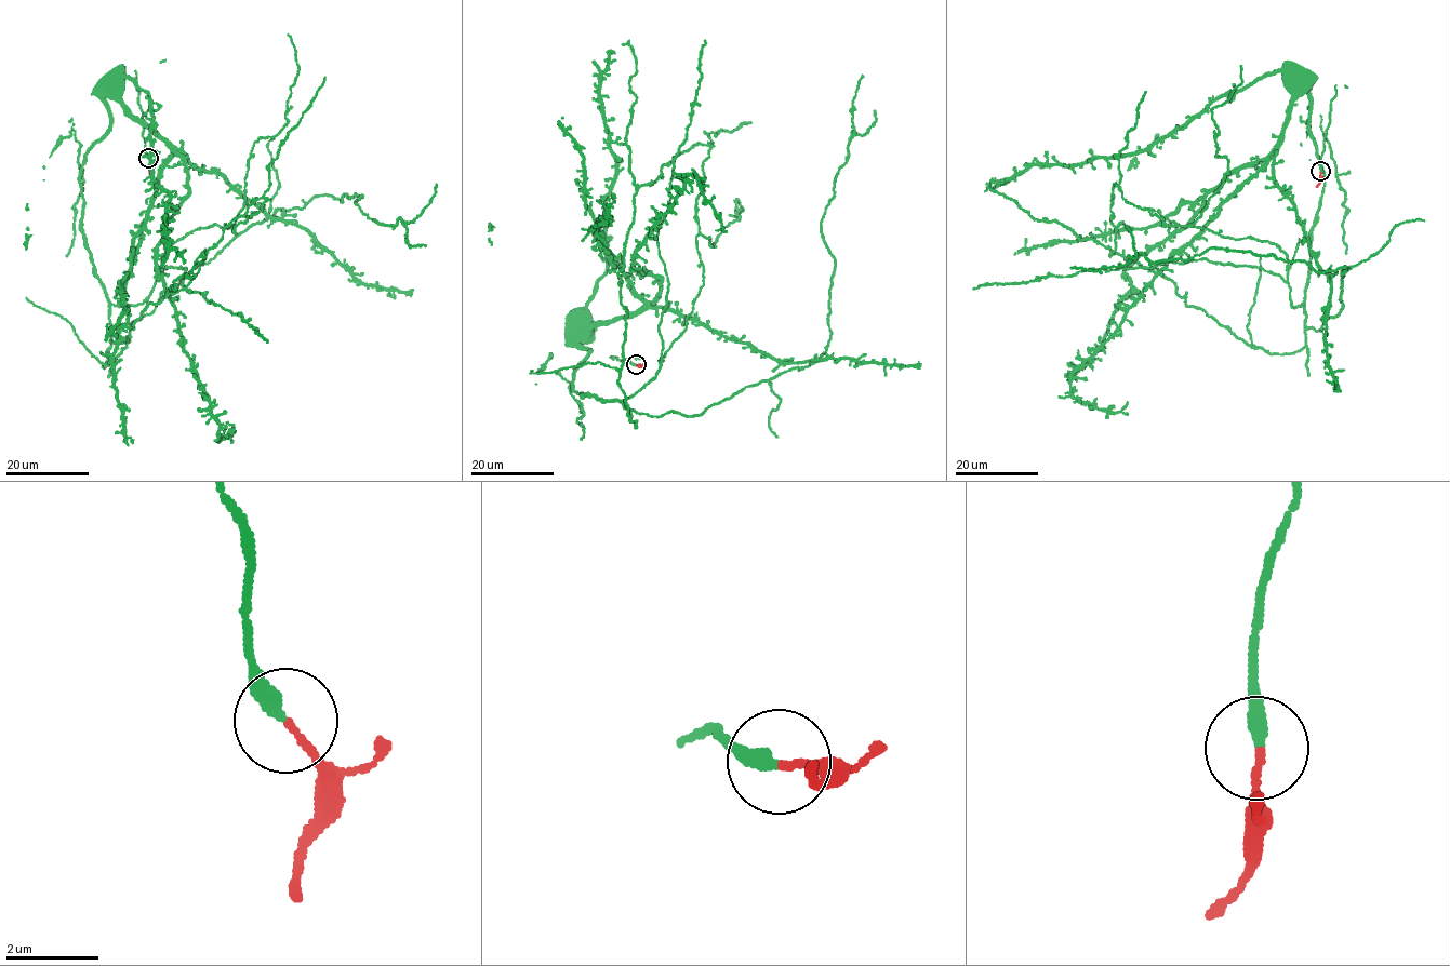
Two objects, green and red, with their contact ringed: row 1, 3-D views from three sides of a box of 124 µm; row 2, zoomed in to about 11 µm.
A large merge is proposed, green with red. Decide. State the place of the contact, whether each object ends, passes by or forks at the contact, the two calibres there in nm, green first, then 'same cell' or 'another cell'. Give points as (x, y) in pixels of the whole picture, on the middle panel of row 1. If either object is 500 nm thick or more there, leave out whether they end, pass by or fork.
at (636, 364); green ends there; red ends there; 340 nm thick on the green side, 140 nm on the other; same cell

